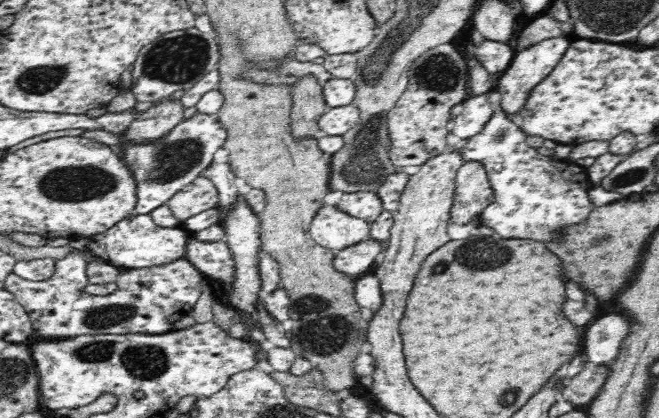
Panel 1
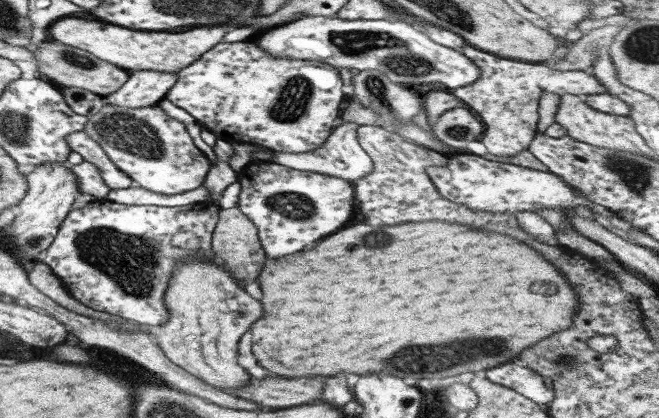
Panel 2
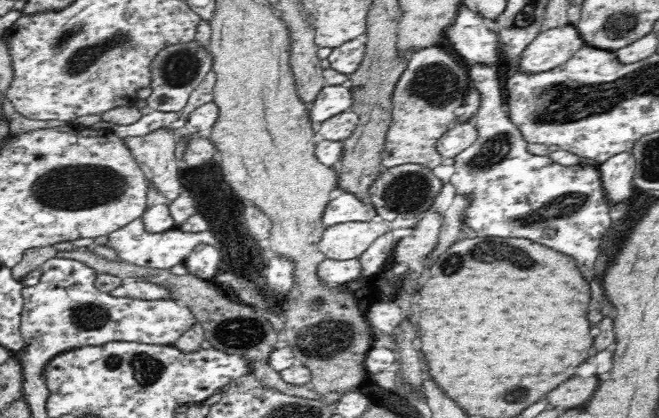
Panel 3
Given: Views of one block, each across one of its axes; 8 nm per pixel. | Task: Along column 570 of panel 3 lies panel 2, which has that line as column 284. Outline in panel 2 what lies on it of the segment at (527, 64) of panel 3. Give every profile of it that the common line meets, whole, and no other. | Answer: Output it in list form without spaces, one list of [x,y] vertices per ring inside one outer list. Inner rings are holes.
[[[304,16],[270,28],[253,38],[269,58],[331,64],[337,69],[382,71],[392,82],[412,88],[418,84],[440,82],[447,90],[472,84],[479,74],[477,67],[457,49],[434,42],[425,32],[404,21],[342,20],[328,16]]]

